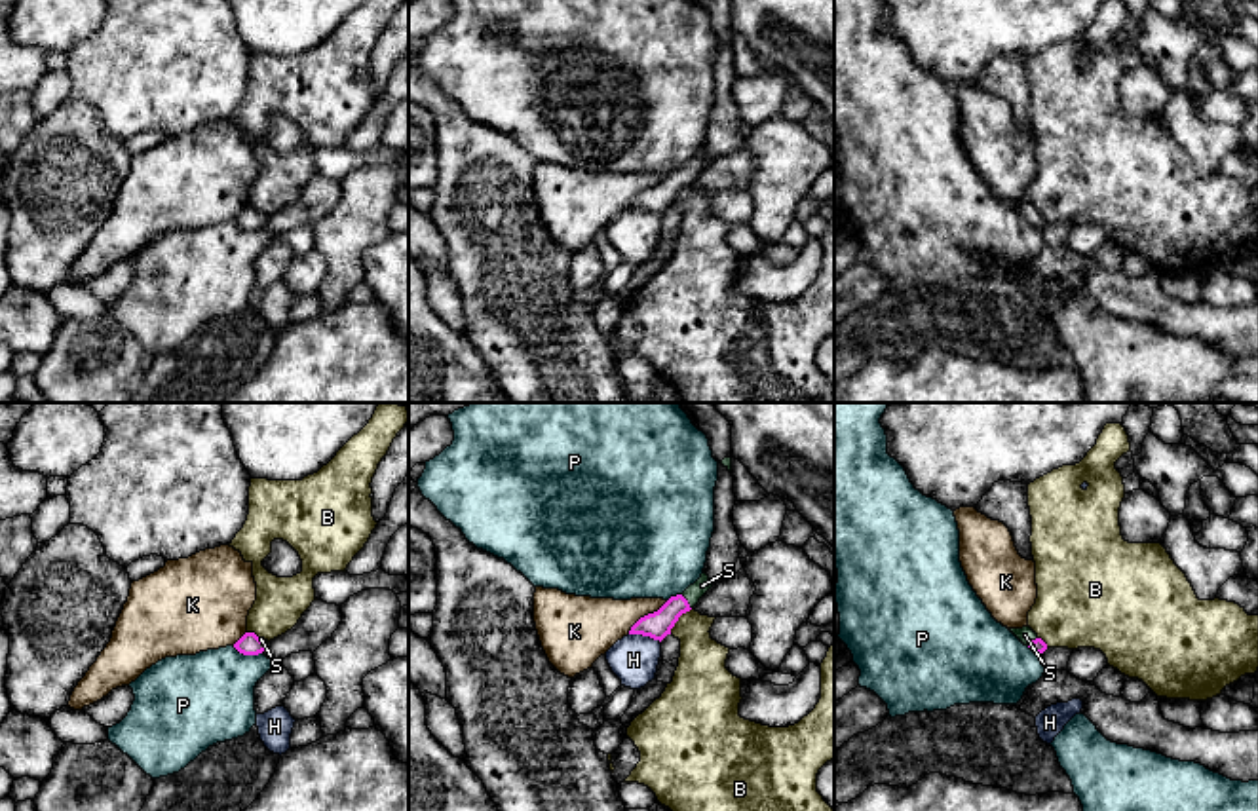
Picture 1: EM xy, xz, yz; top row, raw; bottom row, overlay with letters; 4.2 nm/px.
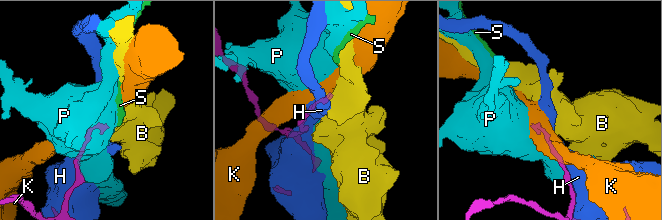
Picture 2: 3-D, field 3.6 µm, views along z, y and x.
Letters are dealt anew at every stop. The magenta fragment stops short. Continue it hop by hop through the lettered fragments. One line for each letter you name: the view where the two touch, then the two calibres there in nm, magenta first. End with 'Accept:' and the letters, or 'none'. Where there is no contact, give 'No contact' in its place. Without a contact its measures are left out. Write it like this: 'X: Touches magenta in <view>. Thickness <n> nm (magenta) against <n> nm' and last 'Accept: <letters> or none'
S: Touches magenta in xz. Thickness 120 nm (magenta) against 70 nm
Accept: S

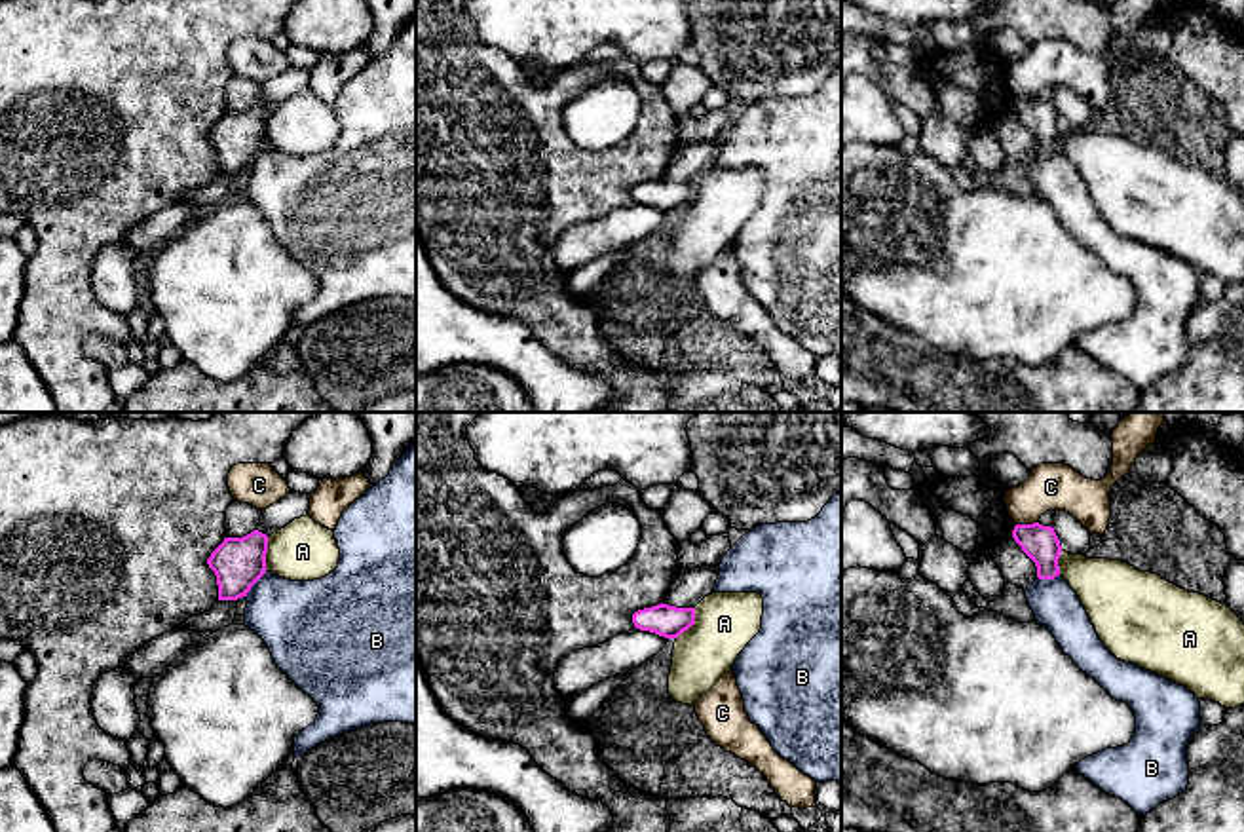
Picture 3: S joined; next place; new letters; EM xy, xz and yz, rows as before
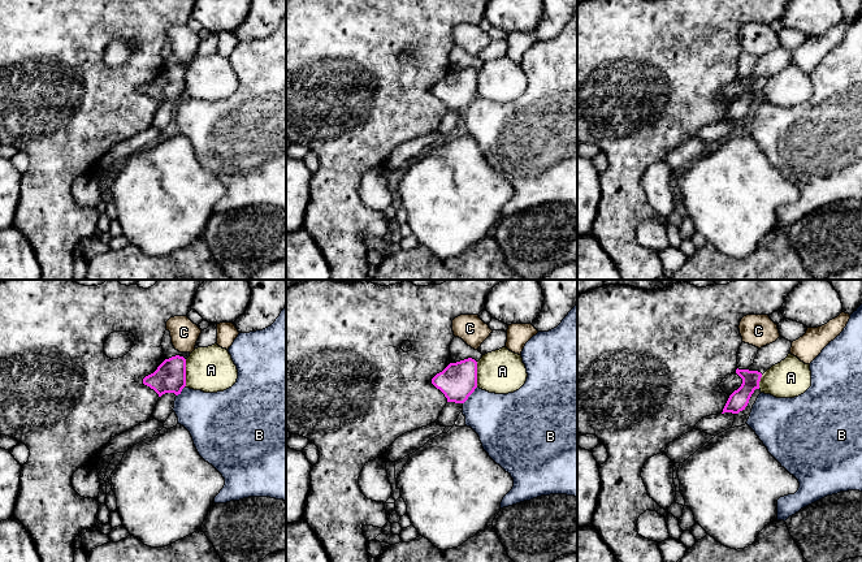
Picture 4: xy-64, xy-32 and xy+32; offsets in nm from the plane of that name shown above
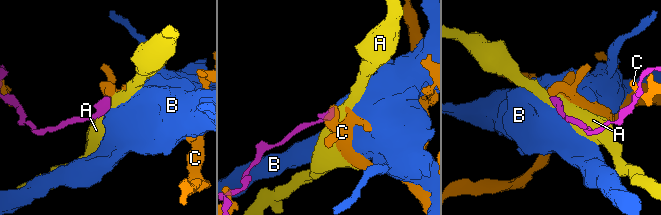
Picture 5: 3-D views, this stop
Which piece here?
Accept: none

